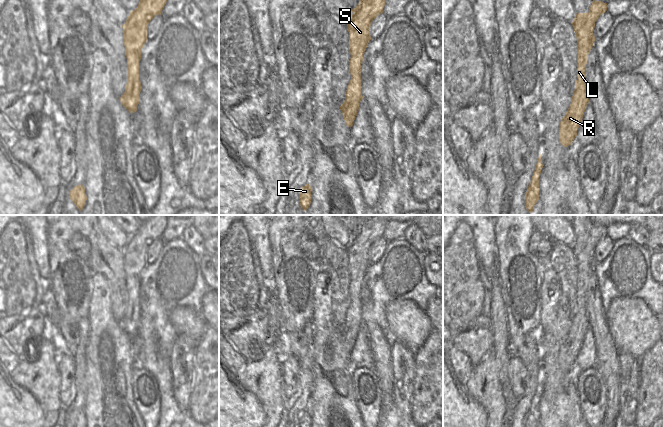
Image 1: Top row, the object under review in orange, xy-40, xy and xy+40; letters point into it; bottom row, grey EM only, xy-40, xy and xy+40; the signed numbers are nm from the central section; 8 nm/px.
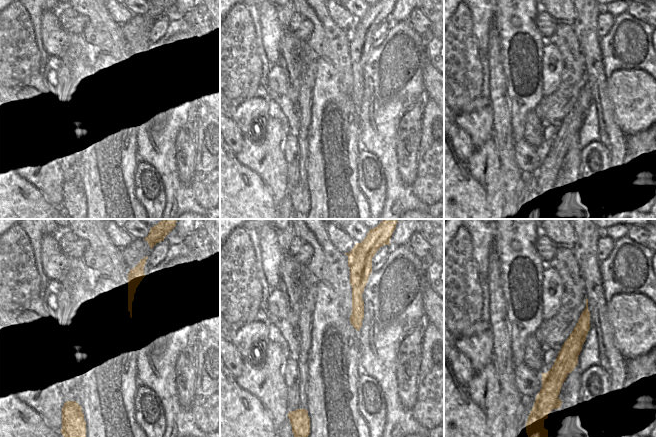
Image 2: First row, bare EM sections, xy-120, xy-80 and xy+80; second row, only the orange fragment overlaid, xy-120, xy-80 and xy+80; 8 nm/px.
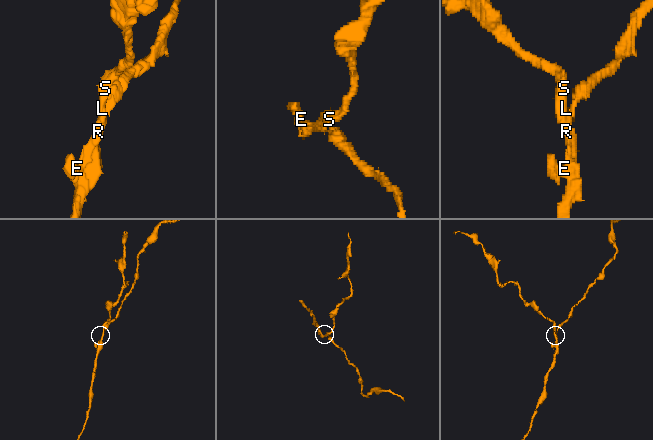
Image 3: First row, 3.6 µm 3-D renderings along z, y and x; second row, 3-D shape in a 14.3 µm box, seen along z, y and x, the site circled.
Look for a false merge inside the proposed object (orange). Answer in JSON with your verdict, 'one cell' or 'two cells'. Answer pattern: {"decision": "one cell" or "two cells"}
{"decision": "two cells"}

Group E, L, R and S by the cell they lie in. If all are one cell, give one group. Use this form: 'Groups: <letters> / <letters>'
Groups: E R / L S.

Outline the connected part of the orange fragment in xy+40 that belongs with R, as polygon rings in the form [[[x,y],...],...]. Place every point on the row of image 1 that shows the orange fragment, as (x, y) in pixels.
[[[581,81],[581,92],[577,95],[559,124],[559,142],[568,147],[571,145],[575,137],[577,136],[577,130],[581,124],[585,108],[589,103],[589,96],[587,94],[587,88],[585,81]]]

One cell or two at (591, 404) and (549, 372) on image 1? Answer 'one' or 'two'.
two

